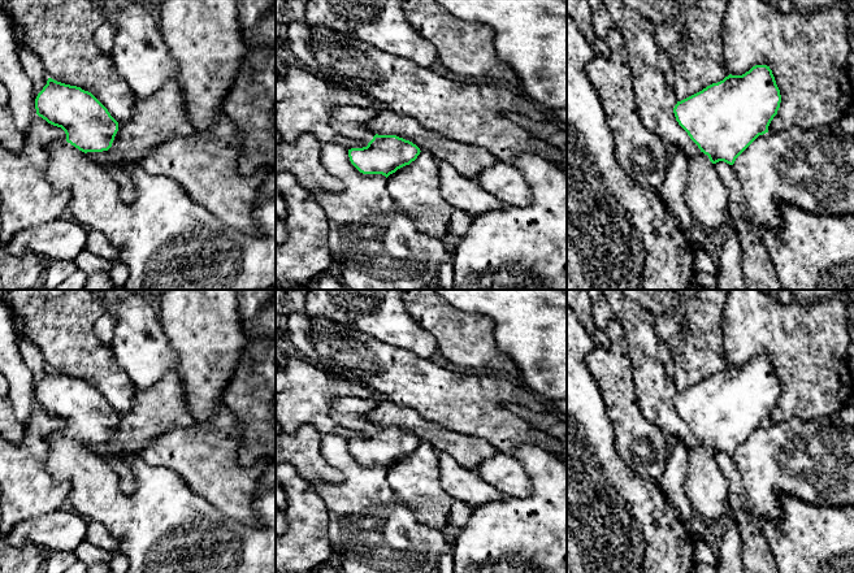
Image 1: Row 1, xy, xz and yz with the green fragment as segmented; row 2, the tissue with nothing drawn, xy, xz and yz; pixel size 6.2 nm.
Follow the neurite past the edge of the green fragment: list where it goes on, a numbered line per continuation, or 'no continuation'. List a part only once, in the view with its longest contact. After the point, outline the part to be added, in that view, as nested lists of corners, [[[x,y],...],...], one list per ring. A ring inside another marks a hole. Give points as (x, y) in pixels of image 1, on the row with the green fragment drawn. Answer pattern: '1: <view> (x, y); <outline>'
1: xy (168, 242); [[[55,140],[48,147],[49,164],[47,178],[52,187],[57,191],[68,191],[70,195],[69,208],[86,230],[100,231],[110,244],[118,251],[120,260],[129,268],[130,274],[123,290],[269,290],[276,287],[276,169],[264,174],[264,179],[259,187],[257,200],[252,212],[252,217],[260,230],[256,236],[234,231],[229,225],[214,217],[205,208],[195,204],[182,188],[179,183],[165,175],[152,175],[140,165],[126,165],[122,169],[126,172],[133,183],[134,201],[127,204],[122,200],[123,188],[113,177],[112,168],[104,166],[92,161],[84,152],[79,151],[68,142]]]

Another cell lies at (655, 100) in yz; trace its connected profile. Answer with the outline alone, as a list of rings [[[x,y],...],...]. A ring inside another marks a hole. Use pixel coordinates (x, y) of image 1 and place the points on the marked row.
[[[602,0],[602,3],[627,44],[628,64],[633,75],[633,90],[641,121],[671,149],[682,149],[688,159],[699,155],[698,146],[676,121],[673,108],[677,99],[658,66],[659,49],[654,39],[653,25],[628,8],[623,0]]]

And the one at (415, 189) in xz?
[[[421,151],[415,161],[387,177],[387,190],[398,209],[433,238],[450,234],[454,208],[445,201],[439,188],[438,161]]]

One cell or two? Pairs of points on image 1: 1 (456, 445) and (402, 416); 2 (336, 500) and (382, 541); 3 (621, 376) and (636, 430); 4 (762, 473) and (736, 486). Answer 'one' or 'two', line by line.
1: one
2: one
3: one
4: two

